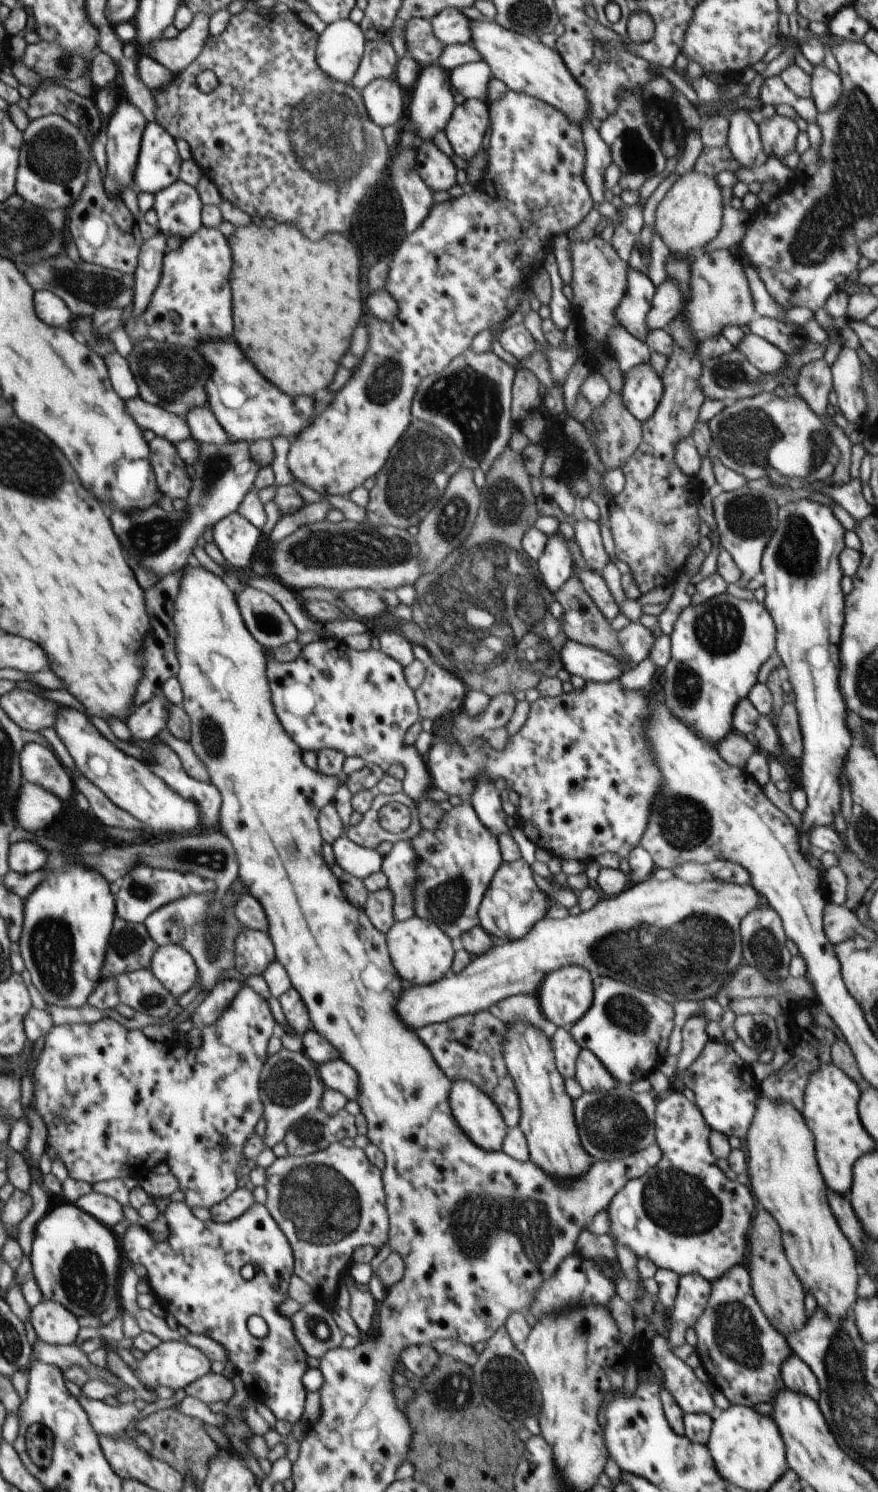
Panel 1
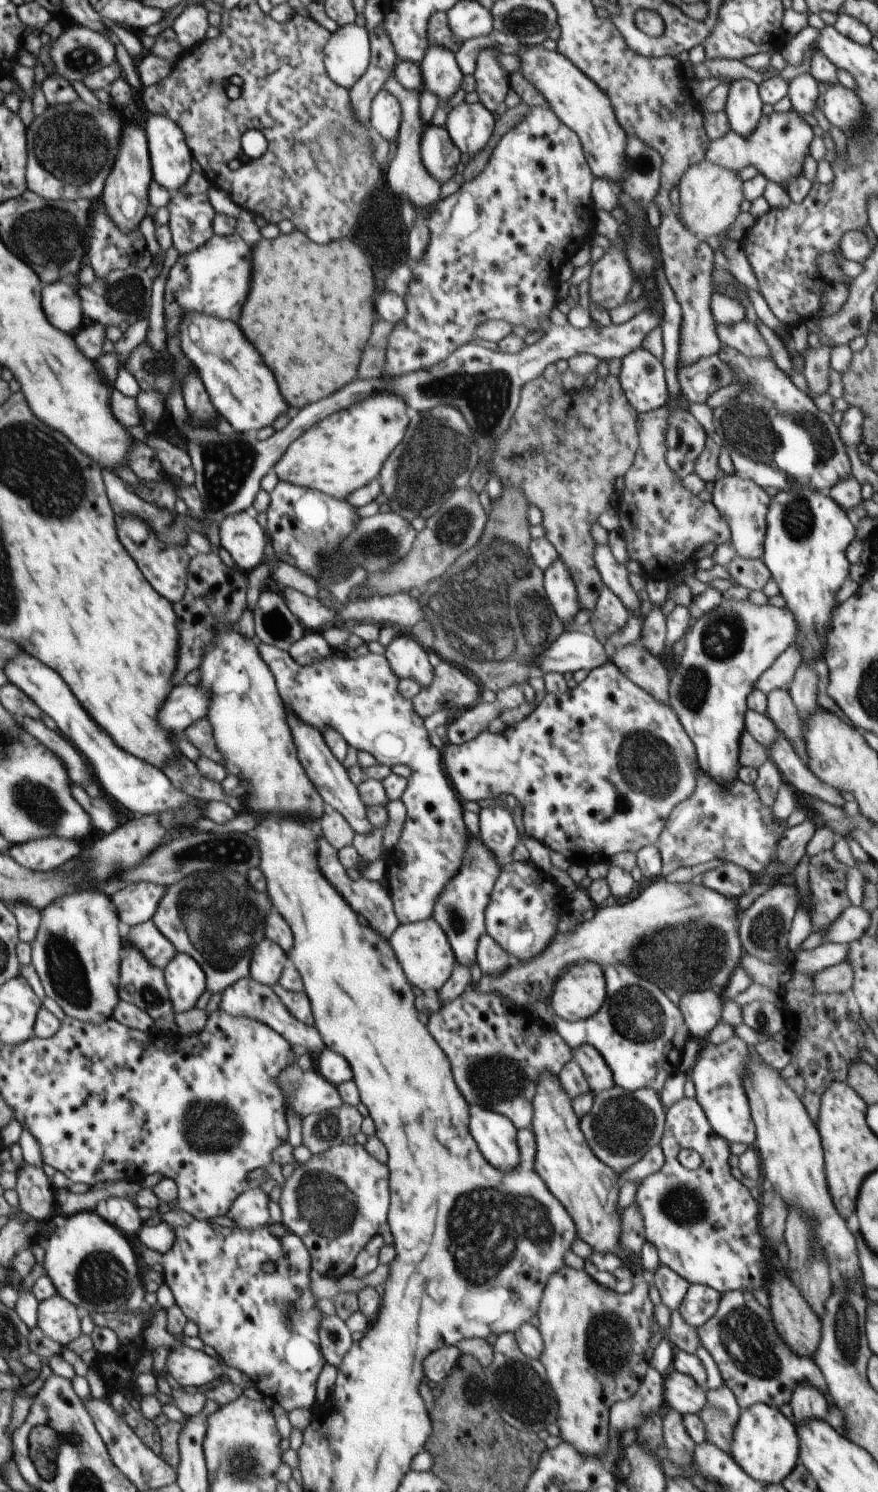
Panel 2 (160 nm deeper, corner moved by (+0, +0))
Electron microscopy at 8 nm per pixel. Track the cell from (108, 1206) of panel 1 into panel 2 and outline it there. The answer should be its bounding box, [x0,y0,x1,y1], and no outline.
[94,1197,144,1236]

